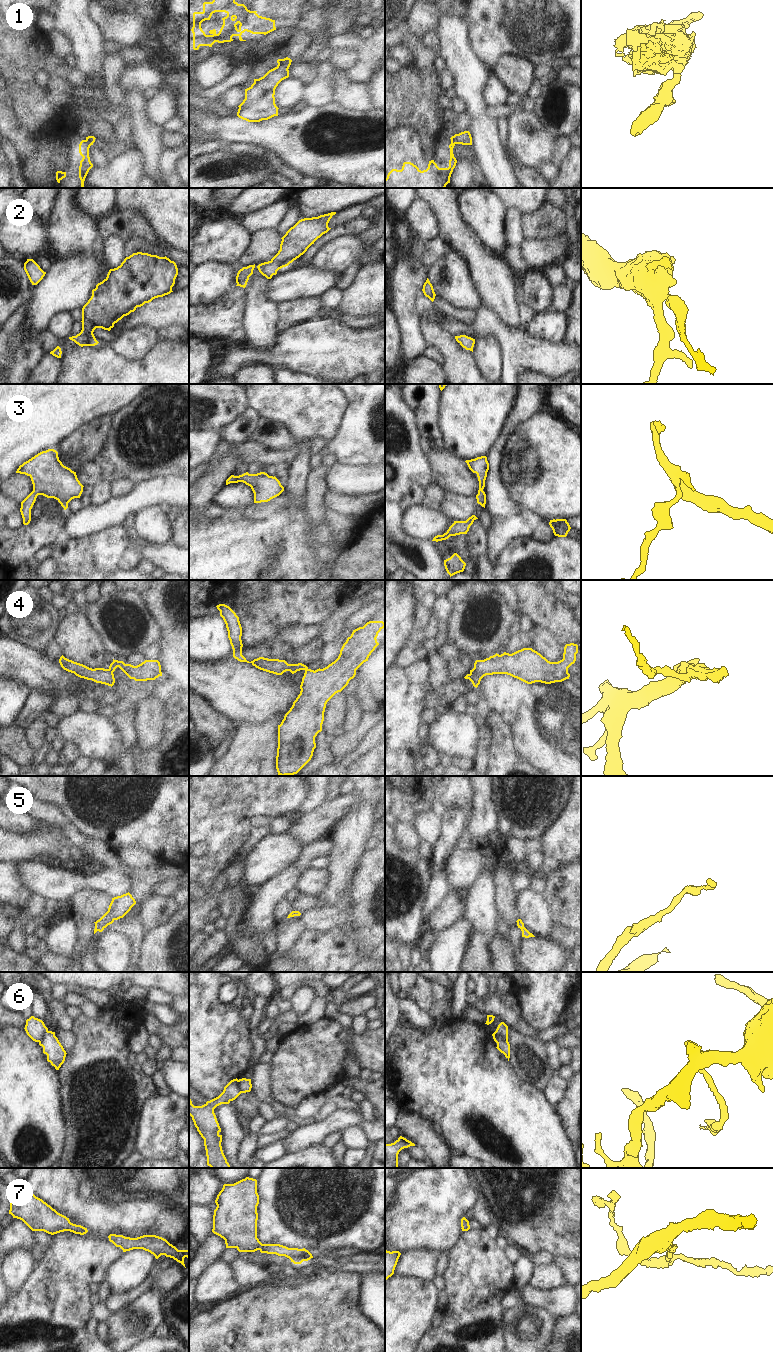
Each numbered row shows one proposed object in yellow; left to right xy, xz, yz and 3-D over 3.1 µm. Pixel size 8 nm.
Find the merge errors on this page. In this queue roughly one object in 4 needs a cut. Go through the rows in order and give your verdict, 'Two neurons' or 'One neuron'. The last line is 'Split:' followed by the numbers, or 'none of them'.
1: Two neurons
2: One neuron
3: One neuron
4: Two neurons
5: One neuron
6: Two neurons
7: One neuron
Split: 1, 4, 6.

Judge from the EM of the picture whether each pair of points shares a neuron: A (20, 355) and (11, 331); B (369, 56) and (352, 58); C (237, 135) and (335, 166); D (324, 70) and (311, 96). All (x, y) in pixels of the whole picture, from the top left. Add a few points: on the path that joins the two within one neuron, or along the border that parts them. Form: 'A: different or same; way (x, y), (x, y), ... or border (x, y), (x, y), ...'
A: same; way (16, 349), (14, 337)
B: different; border (352, 47), (357, 53), (358, 60), (343, 72)
C: same; way (261, 135), (291, 137), (306, 152), (311, 153)
D: same; way (324, 76), (324, 83), (317, 90)

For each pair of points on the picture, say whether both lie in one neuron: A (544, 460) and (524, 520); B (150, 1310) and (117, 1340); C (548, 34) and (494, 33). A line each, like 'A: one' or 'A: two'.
A: two
B: one
C: one

